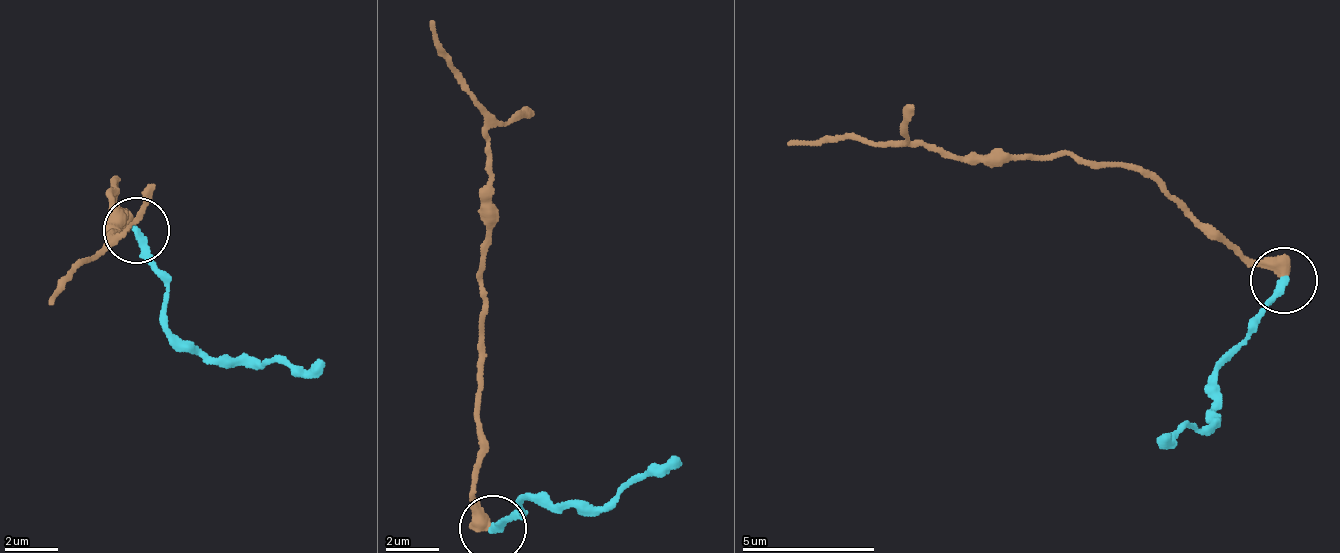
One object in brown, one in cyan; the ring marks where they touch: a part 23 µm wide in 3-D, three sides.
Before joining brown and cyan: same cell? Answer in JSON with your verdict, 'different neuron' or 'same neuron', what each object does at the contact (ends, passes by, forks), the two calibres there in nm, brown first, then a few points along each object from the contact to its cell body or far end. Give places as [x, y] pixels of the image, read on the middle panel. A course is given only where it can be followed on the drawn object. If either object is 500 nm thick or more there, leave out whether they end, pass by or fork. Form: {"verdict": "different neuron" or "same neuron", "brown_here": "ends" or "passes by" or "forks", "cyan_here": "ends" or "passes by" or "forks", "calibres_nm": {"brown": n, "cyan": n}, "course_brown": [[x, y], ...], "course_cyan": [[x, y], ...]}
{"verdict": "different neuron", "calibres_nm": {"brown": 550, "cyan": 280}, "course_brown": [[491, 525], [472, 476], [482, 349], [483, 106], [429, 20]], "course_cyan": [[491, 527], [522, 513], [527, 495], [560, 505], [606, 505], [680, 458]]}

